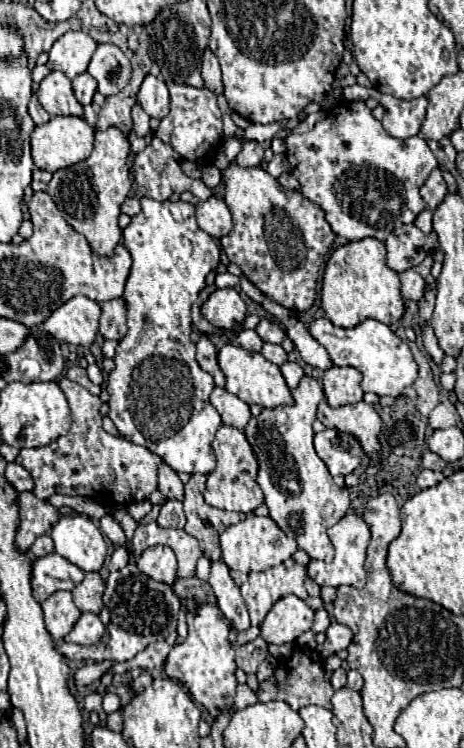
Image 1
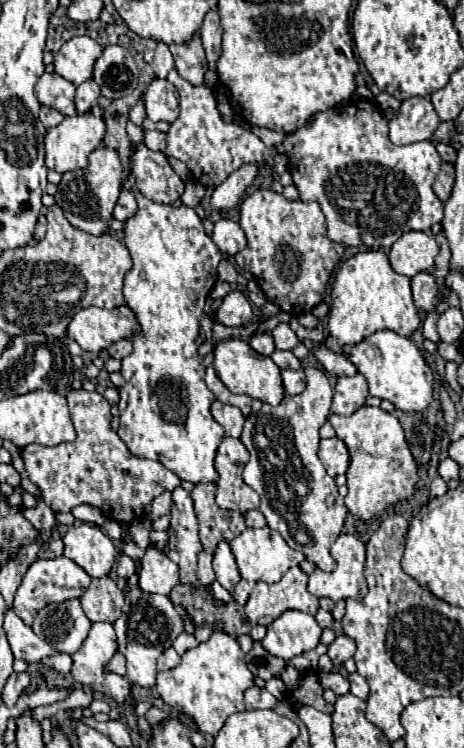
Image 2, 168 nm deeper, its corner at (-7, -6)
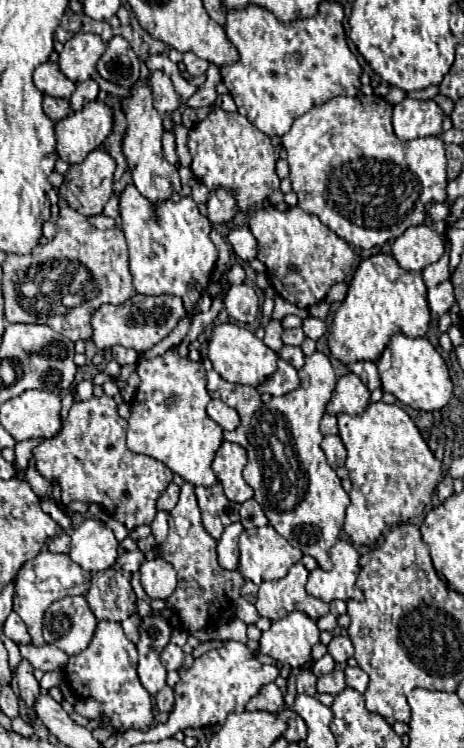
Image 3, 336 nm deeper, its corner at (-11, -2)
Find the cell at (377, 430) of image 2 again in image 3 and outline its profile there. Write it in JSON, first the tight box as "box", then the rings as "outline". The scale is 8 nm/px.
{"box":[338,402,442,546],"outline":[[[386,402],[370,404],[362,416],[338,414],[338,430],[348,450],[346,468],[352,480],[350,506],[346,510],[344,532],[350,536],[350,540],[356,546],[374,546],[376,540],[392,526],[408,522],[408,518],[420,516],[424,512],[424,508],[432,500],[432,492],[436,484],[442,480],[442,462],[432,454],[420,430],[408,416],[408,412],[396,404],[386,404]]]}

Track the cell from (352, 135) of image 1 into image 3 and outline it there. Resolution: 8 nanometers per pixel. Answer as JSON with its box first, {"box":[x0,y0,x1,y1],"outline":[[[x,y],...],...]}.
{"box":[282,94,448,248],"outline":[[[358,94],[358,96],[336,96],[330,102],[312,108],[310,112],[306,112],[304,116],[296,118],[290,132],[282,136],[282,146],[288,152],[288,166],[290,166],[290,182],[292,182],[292,190],[298,196],[298,206],[308,212],[308,214],[316,214],[328,228],[332,228],[340,238],[344,238],[350,246],[356,248],[374,248],[374,246],[382,246],[388,240],[398,238],[400,234],[404,234],[410,226],[418,226],[424,222],[426,218],[426,208],[432,202],[432,198],[436,202],[444,202],[446,200],[446,184],[448,184],[448,176],[446,176],[446,152],[444,152],[444,142],[438,136],[430,136],[424,140],[410,140],[410,142],[402,142],[396,138],[394,130],[392,130],[392,104],[388,104],[384,98],[372,94]]]}

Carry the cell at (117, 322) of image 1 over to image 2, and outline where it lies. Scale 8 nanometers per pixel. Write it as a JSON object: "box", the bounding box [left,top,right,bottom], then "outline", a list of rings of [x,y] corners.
{"box":[108,338,132,358],"outline":[[[122,338],[122,340],[118,340],[118,342],[114,342],[110,348],[108,348],[108,352],[110,352],[110,356],[112,358],[124,358],[124,356],[128,356],[130,352],[132,352],[132,342],[128,340],[128,338]]]}

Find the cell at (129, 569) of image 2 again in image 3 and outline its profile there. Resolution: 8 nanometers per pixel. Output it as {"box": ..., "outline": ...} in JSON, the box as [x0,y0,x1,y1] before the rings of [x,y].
{"box":[122,550,145,573],"outline":[[[140,550],[127,552],[122,562],[122,569],[128,573],[134,573],[139,570],[141,564],[145,561],[144,553]]]}

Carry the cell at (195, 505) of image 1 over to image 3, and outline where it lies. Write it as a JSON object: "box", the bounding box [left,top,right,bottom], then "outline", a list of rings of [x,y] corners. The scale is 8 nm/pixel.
{"box":[196,484,240,540],"outline":[[[214,484],[210,488],[198,486],[196,488],[196,496],[198,496],[198,506],[202,512],[202,524],[204,528],[218,540],[222,530],[232,524],[238,522],[238,510],[240,504],[238,502],[230,502],[224,496],[224,490],[220,484]]]}

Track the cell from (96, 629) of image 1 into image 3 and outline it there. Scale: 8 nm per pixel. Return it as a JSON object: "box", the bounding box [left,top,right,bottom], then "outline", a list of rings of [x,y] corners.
{"box":[64,622,154,732],"outline":[[[98,622],[94,640],[90,646],[70,656],[68,666],[64,668],[64,678],[76,698],[94,698],[100,704],[100,716],[106,720],[102,728],[112,728],[114,732],[126,730],[148,730],[154,724],[154,706],[152,696],[142,686],[138,674],[138,650],[136,644],[128,640],[118,622]]]}

